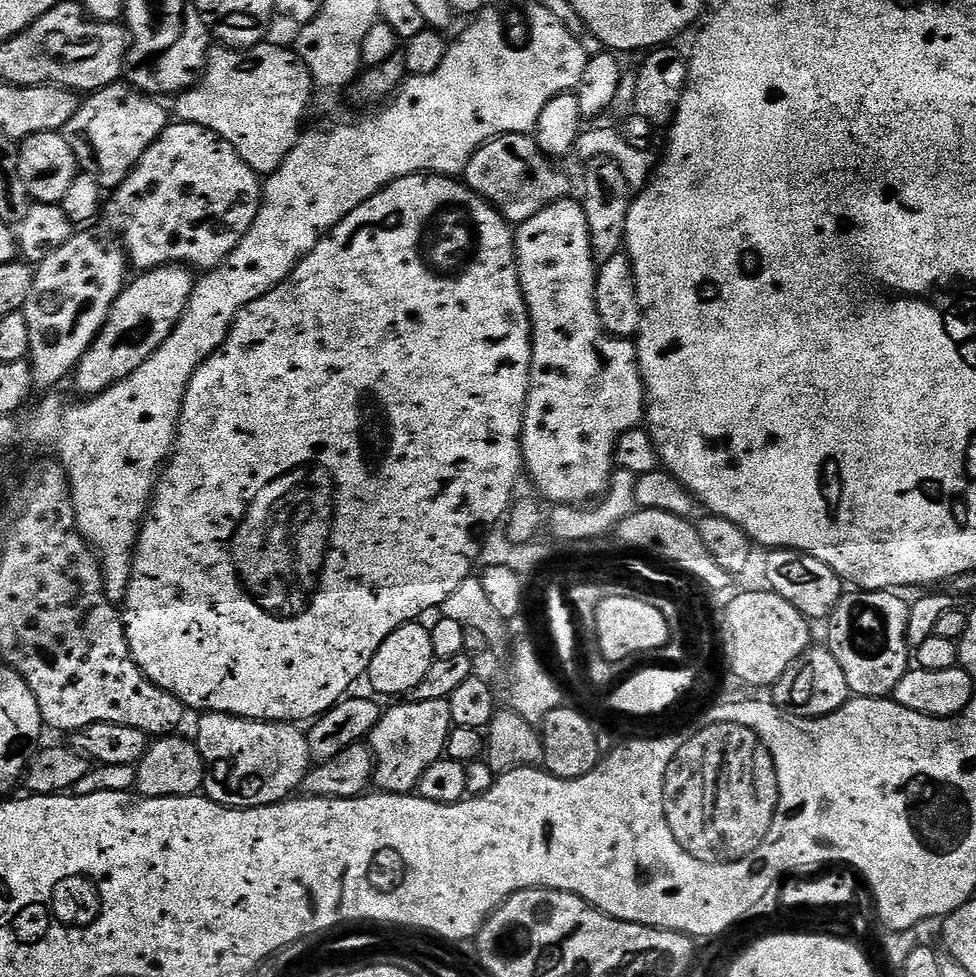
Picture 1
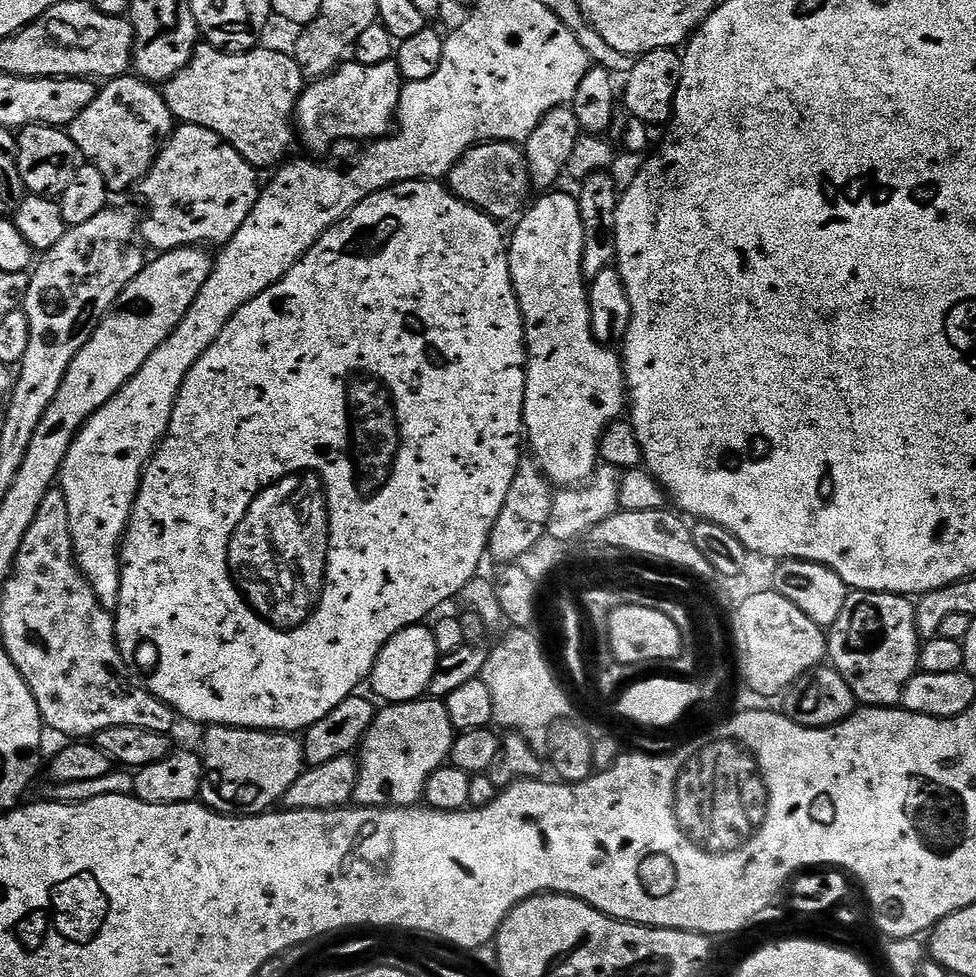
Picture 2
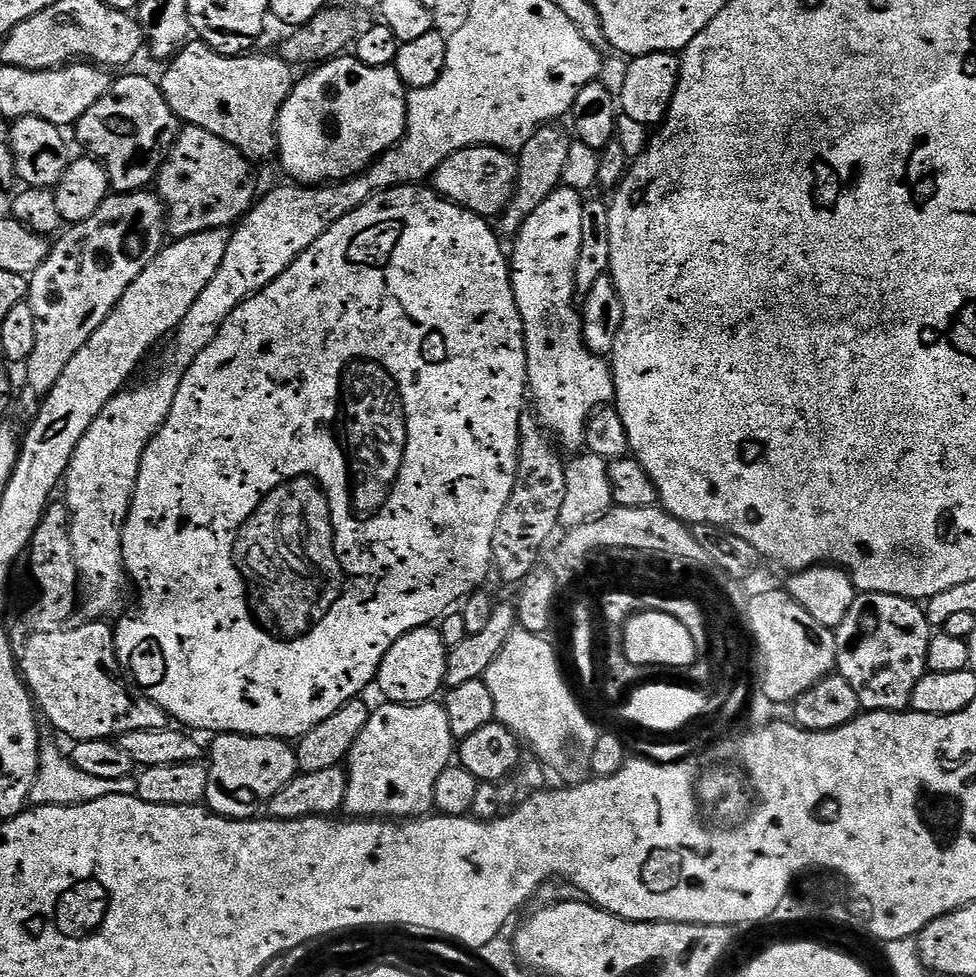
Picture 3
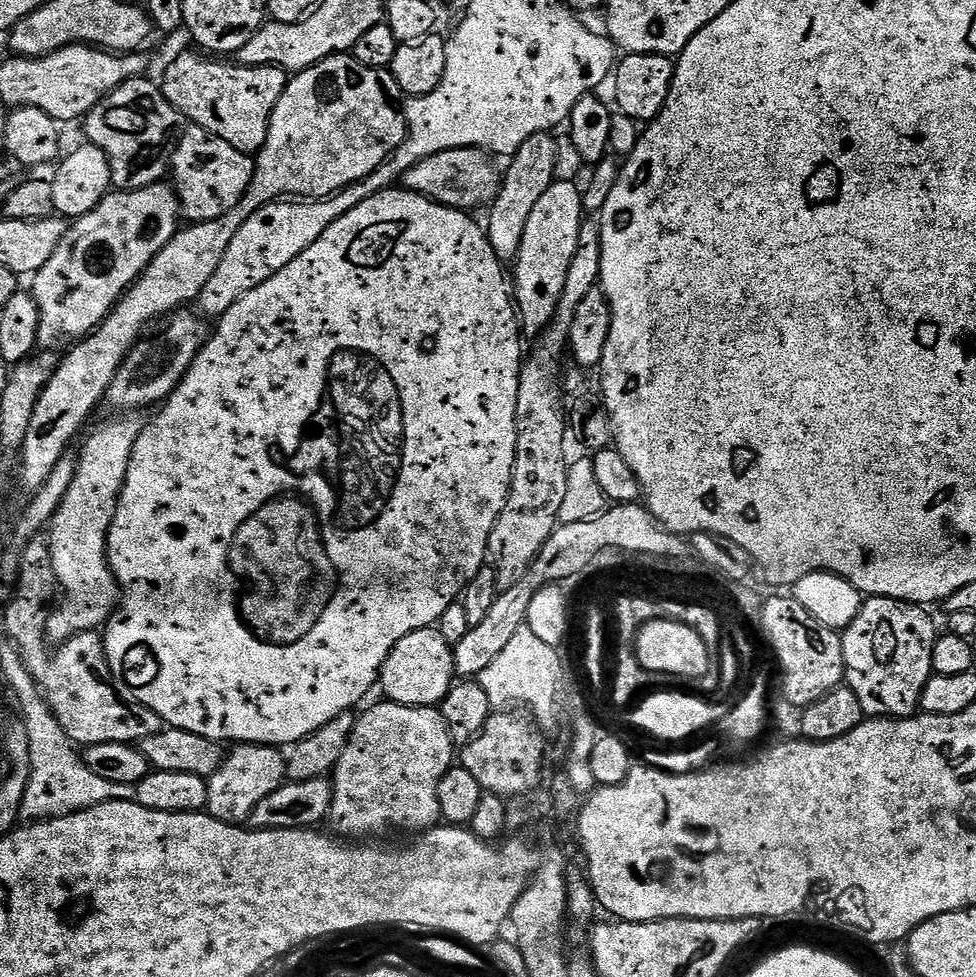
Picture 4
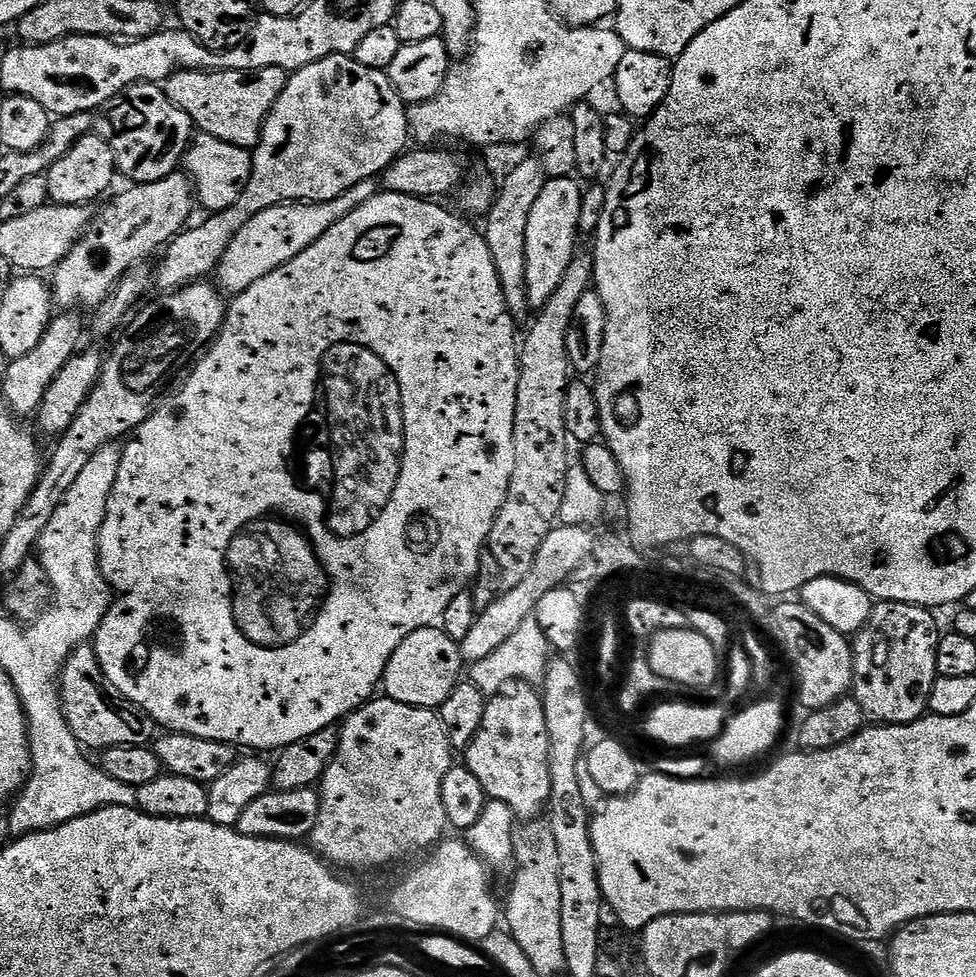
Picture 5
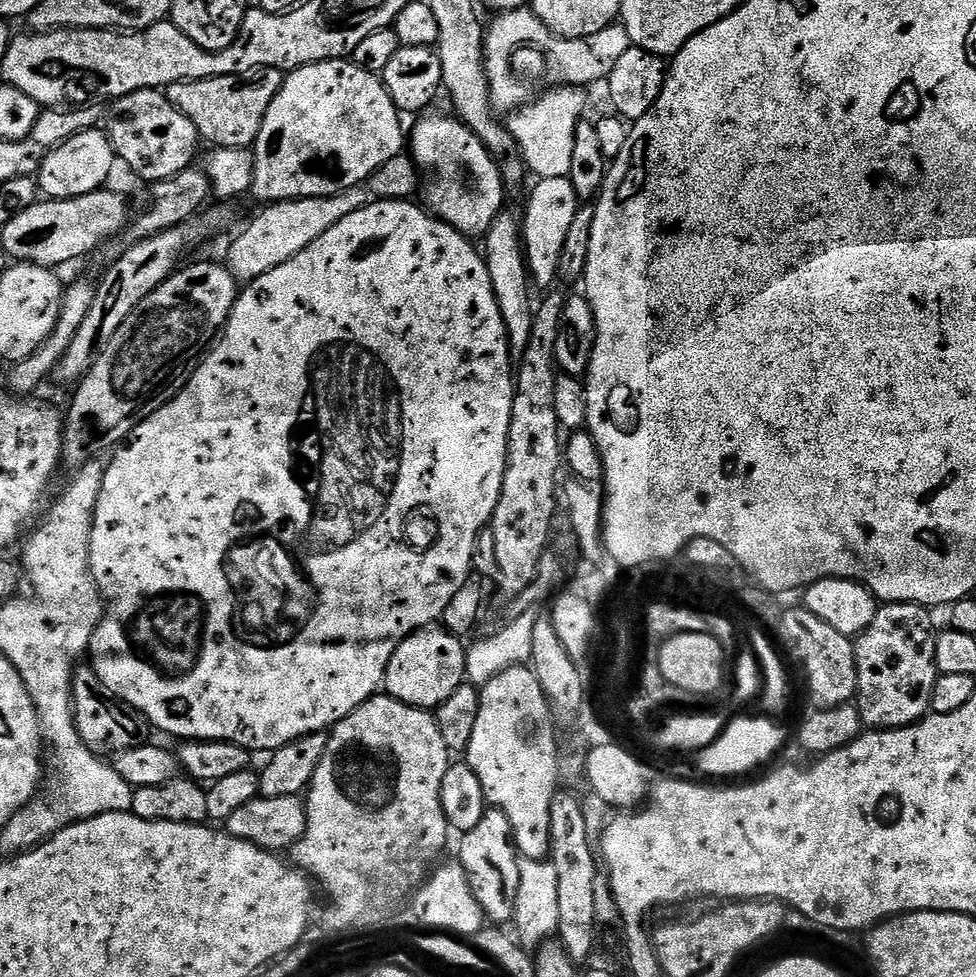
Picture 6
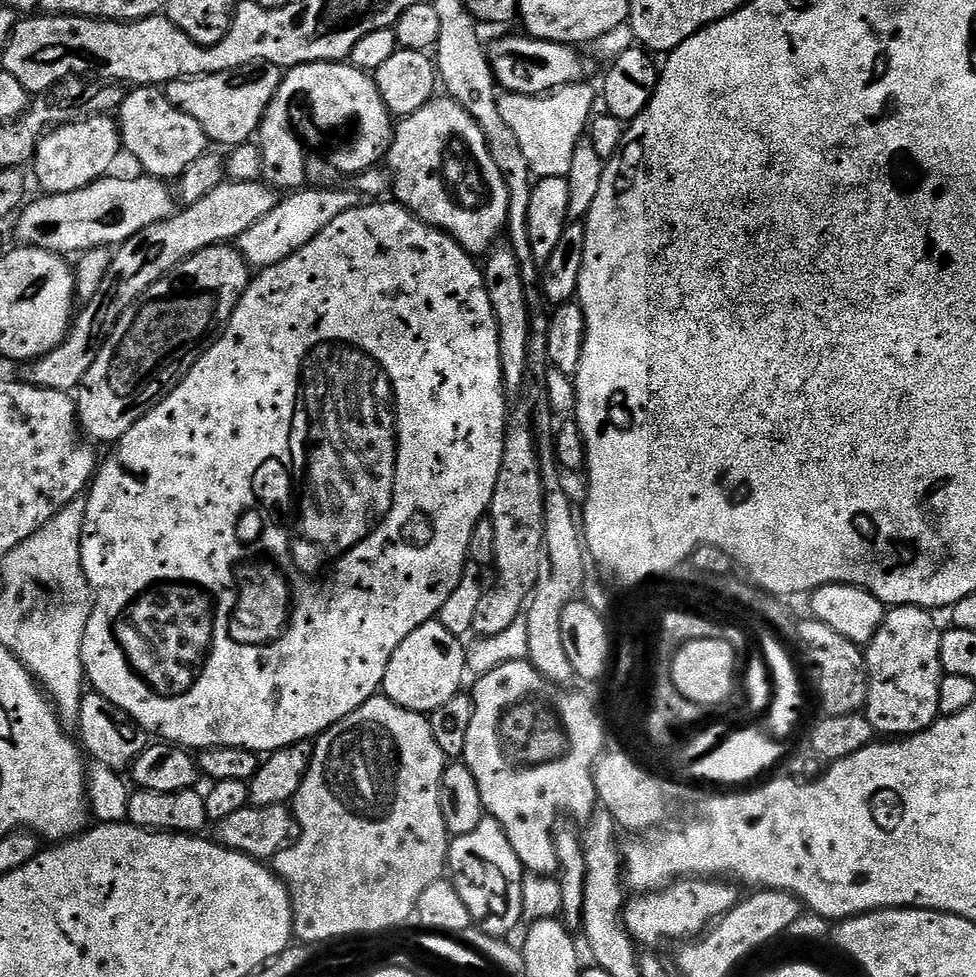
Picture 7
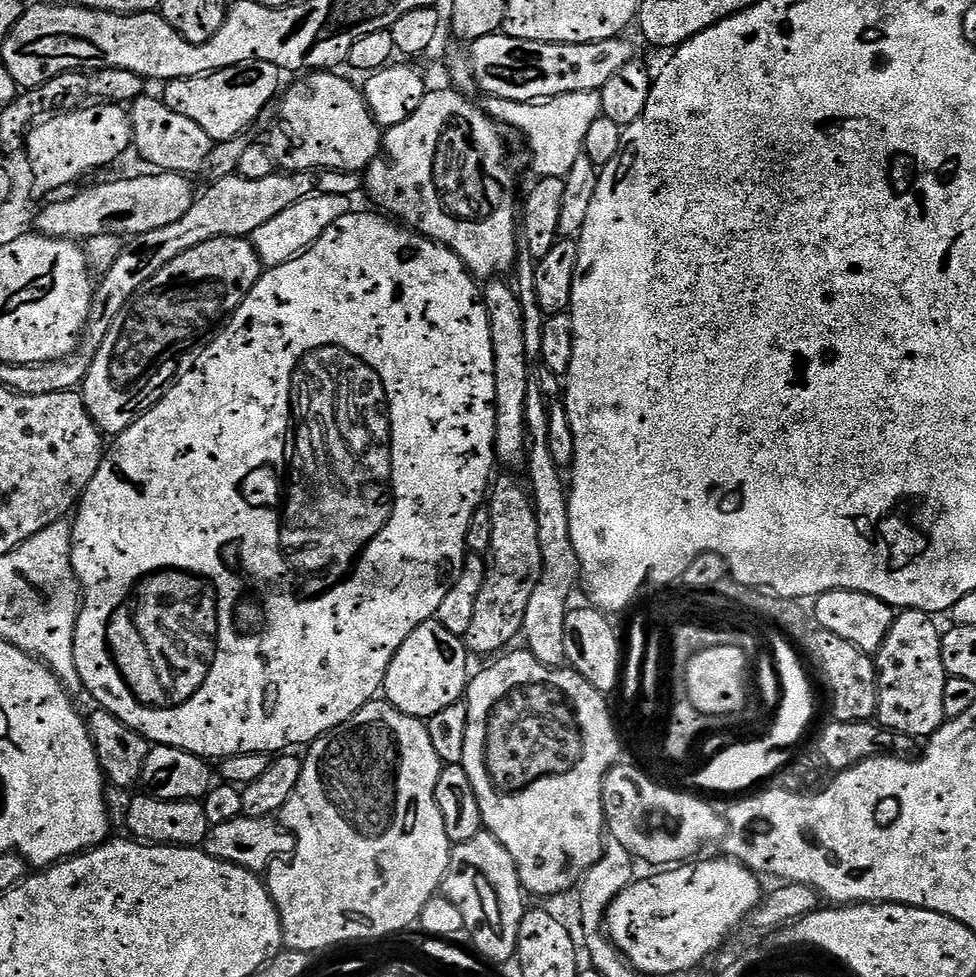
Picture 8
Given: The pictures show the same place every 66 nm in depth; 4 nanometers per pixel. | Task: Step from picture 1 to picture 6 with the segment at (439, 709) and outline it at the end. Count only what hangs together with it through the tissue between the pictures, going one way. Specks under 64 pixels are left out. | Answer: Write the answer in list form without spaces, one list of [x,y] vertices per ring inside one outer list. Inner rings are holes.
[[[387,694],[373,696],[362,706],[354,709],[346,718],[332,725],[328,732],[326,754],[322,754],[322,762],[318,762],[318,770],[314,770],[312,783],[306,789],[308,805],[306,834],[290,849],[290,856],[293,856],[291,859],[295,867],[307,873],[315,883],[328,887],[328,892],[332,893],[332,900],[335,901],[331,917],[340,926],[359,924],[363,920],[371,922],[381,917],[382,914],[388,913],[409,888],[424,883],[430,869],[441,859],[439,856],[443,854],[444,847],[448,844],[448,836],[450,837],[446,814],[442,814],[442,798],[440,797],[442,778],[446,778],[449,763],[450,753],[446,742],[442,742],[442,730],[438,730],[435,715],[431,711],[404,704],[401,700],[396,700]]]

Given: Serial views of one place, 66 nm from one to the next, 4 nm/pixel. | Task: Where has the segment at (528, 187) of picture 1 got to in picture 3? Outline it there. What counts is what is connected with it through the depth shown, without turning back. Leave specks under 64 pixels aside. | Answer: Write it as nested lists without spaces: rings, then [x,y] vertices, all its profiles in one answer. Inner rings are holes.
[[[491,146],[463,148],[450,154],[450,158],[446,158],[442,162],[442,166],[436,168],[430,177],[430,184],[436,189],[439,196],[445,196],[450,202],[454,202],[479,216],[496,218],[503,213],[505,206],[510,203],[512,196],[516,193],[516,161],[517,157],[513,153],[506,152],[502,148]]]

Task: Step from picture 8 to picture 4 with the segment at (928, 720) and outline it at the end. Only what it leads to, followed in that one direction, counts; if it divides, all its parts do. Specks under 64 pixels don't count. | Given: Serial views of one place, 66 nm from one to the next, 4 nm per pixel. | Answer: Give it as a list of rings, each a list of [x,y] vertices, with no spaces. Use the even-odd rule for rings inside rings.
[[[869,596],[861,603],[858,618],[843,629],[842,658],[844,659],[844,678],[846,686],[862,702],[862,710],[868,718],[891,718],[905,720],[907,716],[917,715],[922,690],[934,674],[932,659],[938,629],[932,621],[927,607],[919,604],[907,604],[904,600],[895,600],[889,596]]]

